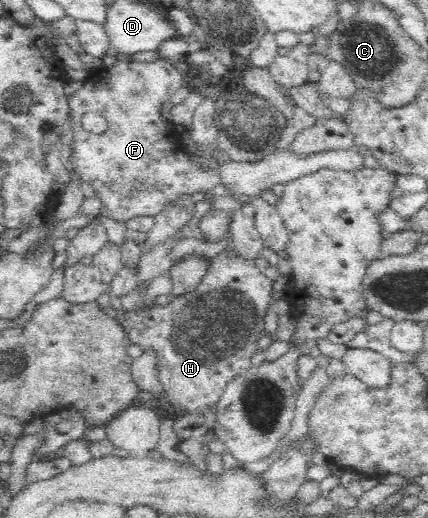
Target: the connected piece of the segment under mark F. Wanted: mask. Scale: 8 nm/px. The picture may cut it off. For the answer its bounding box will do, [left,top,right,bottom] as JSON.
[68,59,219,222]

